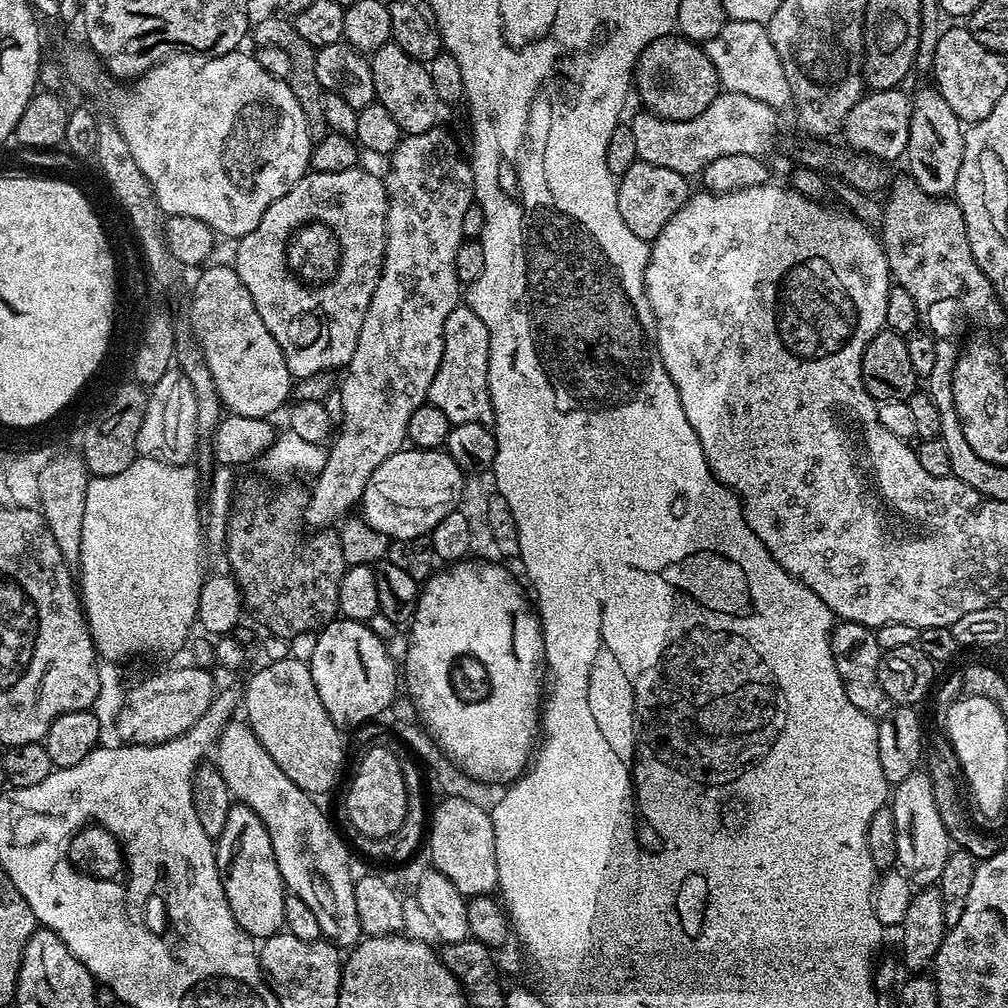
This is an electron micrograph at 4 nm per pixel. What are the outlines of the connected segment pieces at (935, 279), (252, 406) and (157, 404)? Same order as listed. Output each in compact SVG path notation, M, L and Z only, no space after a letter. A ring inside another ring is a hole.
M903 175L891 181L886 192L888 201L884 204L882 243L888 259L888 270L895 287L906 290L906 294L914 298L914 306L918 306L923 327L939 341L954 340L966 330L966 310L960 294L960 284L973 284L988 294L992 292L992 283L984 277L984 271L976 264L970 242L966 238L966 222L955 199L926 194L926 190L922 190L911 175Z
M215 264L199 273L201 276L192 288L193 334L203 349L223 407L233 416L262 420L289 403L294 377L286 366L282 346L266 330L266 322L262 322L262 314L254 306L254 298L250 298L250 290L238 278L235 267Z
M176 366L169 368L156 384L151 385L148 392L146 414L138 430L137 453L143 458L154 458L167 464L189 463L198 452L197 409L188 377Z

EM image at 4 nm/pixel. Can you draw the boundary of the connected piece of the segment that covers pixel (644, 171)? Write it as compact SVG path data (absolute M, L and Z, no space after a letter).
M637 159L634 166L618 178L618 214L622 214L622 222L626 222L626 226L630 226L642 242L651 242L688 200L688 184L690 180L687 176L666 170L666 166L650 166L650 162Z

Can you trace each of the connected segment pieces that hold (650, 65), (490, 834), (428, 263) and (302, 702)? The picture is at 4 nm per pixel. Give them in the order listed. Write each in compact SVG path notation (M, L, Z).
M679 34L663 36L654 42L650 42L641 50L639 58L636 60L634 69L634 92L640 95L640 100L647 111L653 112L655 116L660 116L663 120L689 120L714 102L714 98L721 91L718 74L711 64L710 58L704 53L703 47L699 43L685 40Z
M445 795L436 809L431 809L430 823L426 828L426 852L432 855L431 867L437 872L446 874L458 891L465 898L474 896L491 896L498 888L498 858L494 850L494 826L491 811L477 801Z
M437 126L426 130L426 134L404 136L387 161L388 176L383 177L384 189L388 192L384 261L358 334L354 358L348 360L344 380L342 376L338 384L342 394L342 422L327 449L322 470L315 473L312 492L310 488L307 493L304 524L312 530L328 530L343 521L351 513L348 511L361 503L363 490L374 470L405 447L410 414L427 401L430 382L434 382L434 374L438 374L442 362L444 323L462 300L462 285L454 274L454 254L458 254L458 246L466 239L462 218L474 202L472 165L465 153L464 156L460 153L455 138L442 128Z
M289 658L273 660L263 666L265 668L258 669L244 688L244 712L248 715L246 723L282 773L294 782L294 786L320 798L323 792L330 791L340 780L340 771L344 768L345 733L336 727L330 714L326 714L326 706L322 706L322 698L318 698L318 686L314 686L312 670L307 663Z

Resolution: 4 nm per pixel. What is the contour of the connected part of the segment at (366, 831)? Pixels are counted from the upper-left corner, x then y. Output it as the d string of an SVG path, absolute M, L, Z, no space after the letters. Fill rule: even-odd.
M372 748L360 760L352 781L348 784L348 793L344 796L344 808L348 811L348 820L368 840L386 838L402 826L402 818L406 818L408 799L406 798L406 782L402 782L402 766L398 762L396 752L388 748Z

